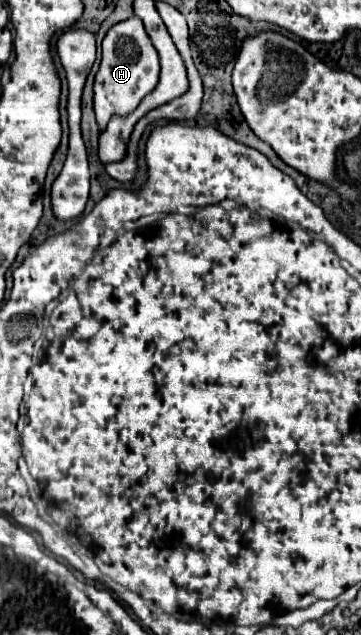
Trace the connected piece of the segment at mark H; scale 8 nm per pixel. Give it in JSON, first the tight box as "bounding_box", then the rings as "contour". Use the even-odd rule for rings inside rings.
{"bounding_box":[93,17,159,131],"contour":[[[129,17],[109,29],[101,43],[101,63],[93,81],[93,111],[99,131],[103,131],[113,115],[127,115],[135,111],[141,99],[159,83],[159,53],[139,17]]]}

